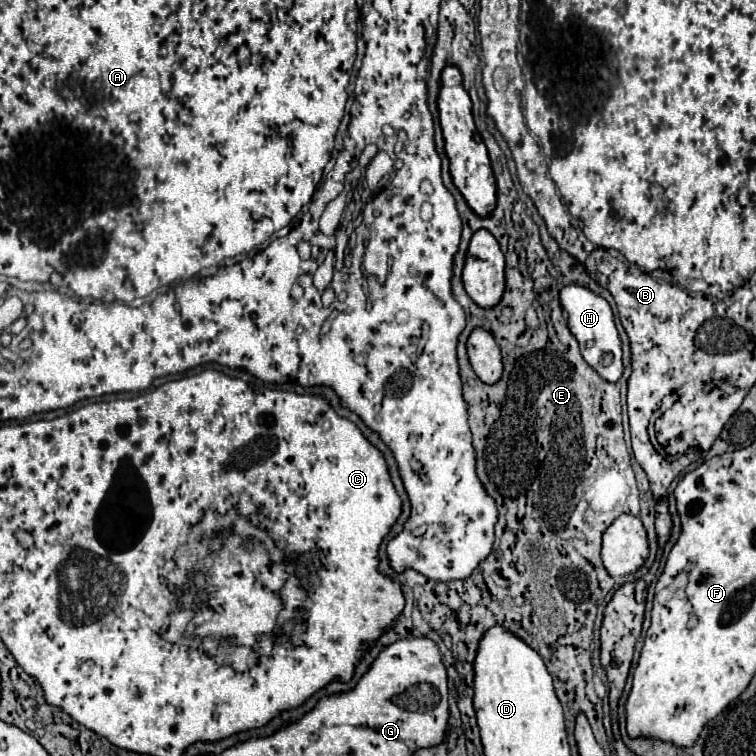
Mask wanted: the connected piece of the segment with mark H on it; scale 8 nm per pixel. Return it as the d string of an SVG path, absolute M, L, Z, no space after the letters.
M569 284L561 290L561 306L569 312L569 330L577 338L581 346L581 354L585 362L607 382L615 384L623 376L623 350L621 350L621 338L613 322L611 306L605 298L593 294L585 286Z

